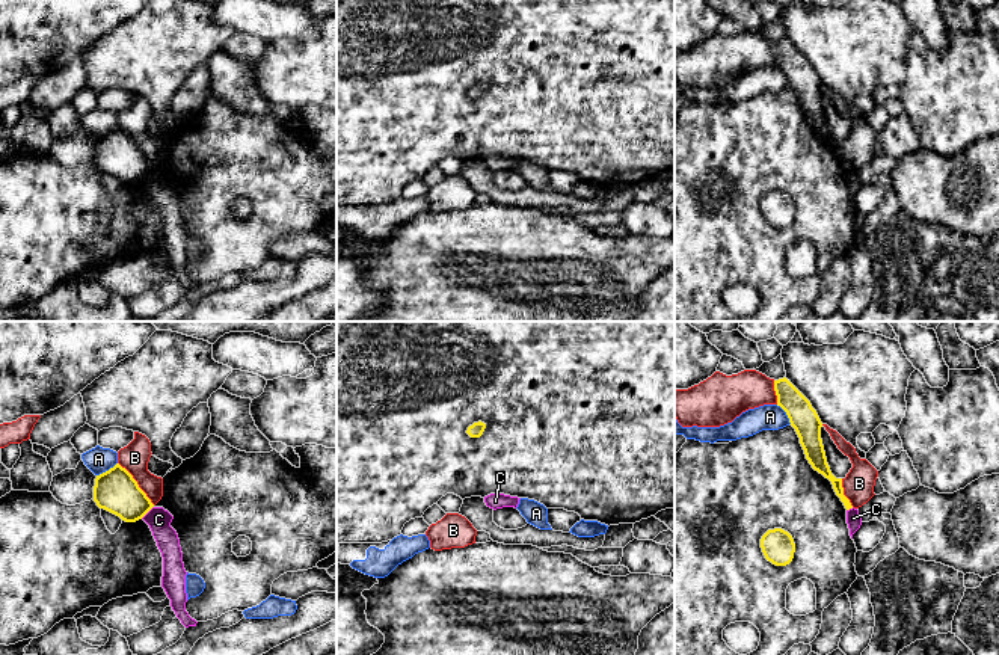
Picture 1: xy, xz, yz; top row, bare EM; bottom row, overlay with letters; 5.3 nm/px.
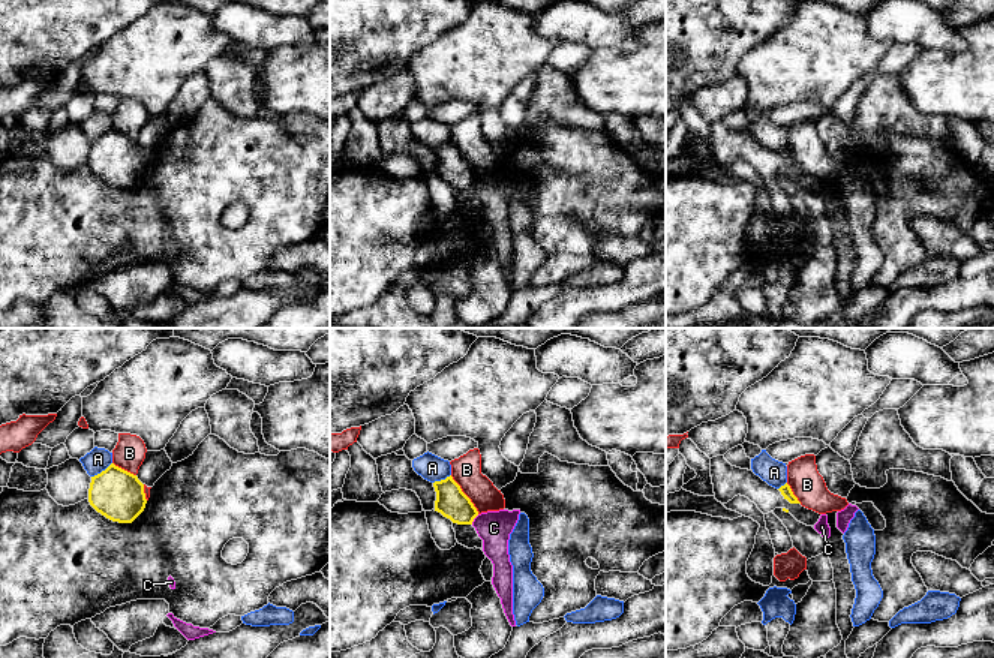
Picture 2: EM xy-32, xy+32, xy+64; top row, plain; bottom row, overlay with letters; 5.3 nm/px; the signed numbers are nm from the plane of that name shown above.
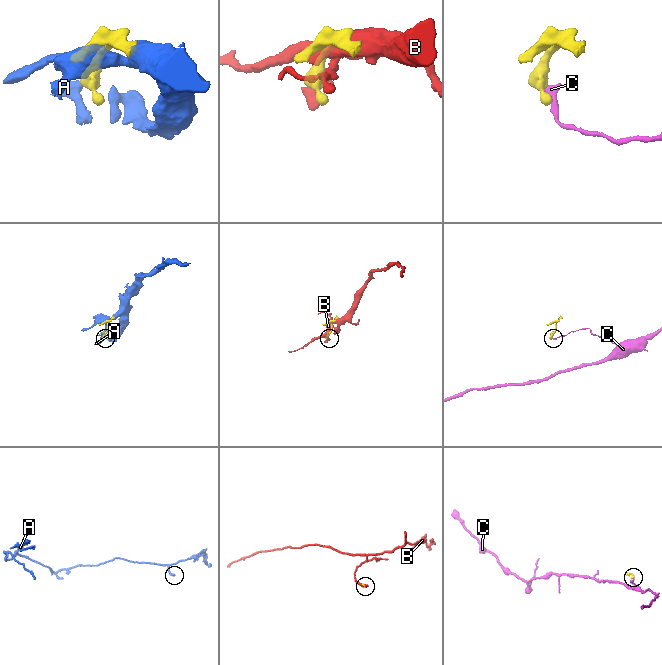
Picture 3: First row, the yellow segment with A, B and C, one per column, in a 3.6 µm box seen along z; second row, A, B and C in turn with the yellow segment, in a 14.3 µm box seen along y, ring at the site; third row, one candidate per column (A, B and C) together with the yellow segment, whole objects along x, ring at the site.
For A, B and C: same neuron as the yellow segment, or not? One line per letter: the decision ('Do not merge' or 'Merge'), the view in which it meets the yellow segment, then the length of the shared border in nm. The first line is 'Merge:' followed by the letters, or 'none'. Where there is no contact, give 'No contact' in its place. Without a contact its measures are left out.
Merge: A
A: Merge. Touches yellow in xy. Shared border 130 nm
B: Do not merge. Touches yellow in xy. Shared border 300 nm
C: Do not merge. Touches yellow in xy. Shared border 100 nm

